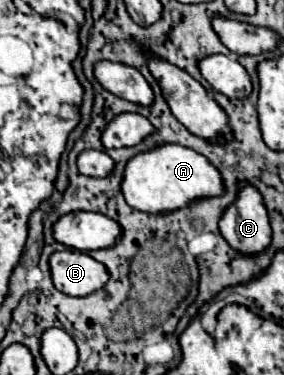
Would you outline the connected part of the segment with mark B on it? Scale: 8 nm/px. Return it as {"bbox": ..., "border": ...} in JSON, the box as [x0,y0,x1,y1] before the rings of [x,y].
{"bbox":[49,251,109,297],"border":[[[55,251],[49,257],[51,281],[57,291],[65,295],[85,297],[101,289],[109,275],[101,263],[81,251]]]}

